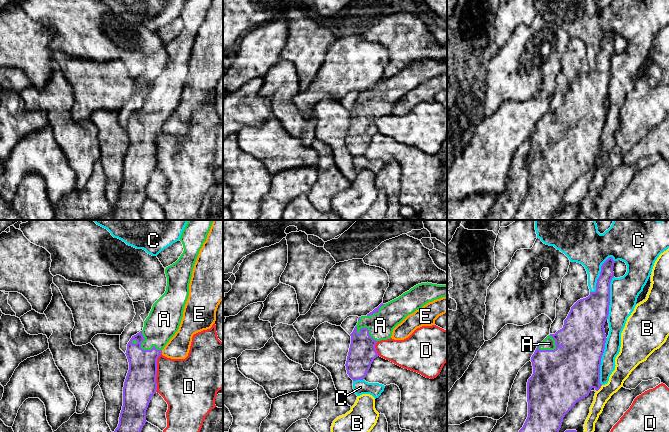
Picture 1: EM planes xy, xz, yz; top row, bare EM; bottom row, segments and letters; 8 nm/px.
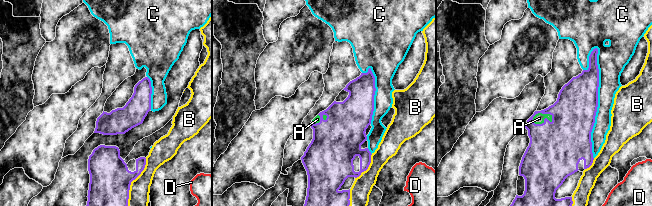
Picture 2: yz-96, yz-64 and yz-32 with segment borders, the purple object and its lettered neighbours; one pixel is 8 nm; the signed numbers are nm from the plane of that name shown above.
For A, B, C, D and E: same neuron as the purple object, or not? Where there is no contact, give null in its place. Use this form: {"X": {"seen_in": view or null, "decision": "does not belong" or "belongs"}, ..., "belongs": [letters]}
{"A": {"seen_in": "xy", "decision": "belongs"}, "B": {"seen_in": "yz", "decision": "does not belong"}, "C": {"seen_in": "yz", "decision": "does not belong"}, "D": {"seen_in": "xy", "decision": "does not belong"}, "E": {"seen_in": "xy", "decision": "does not belong"}, "belongs": ["A"]}

